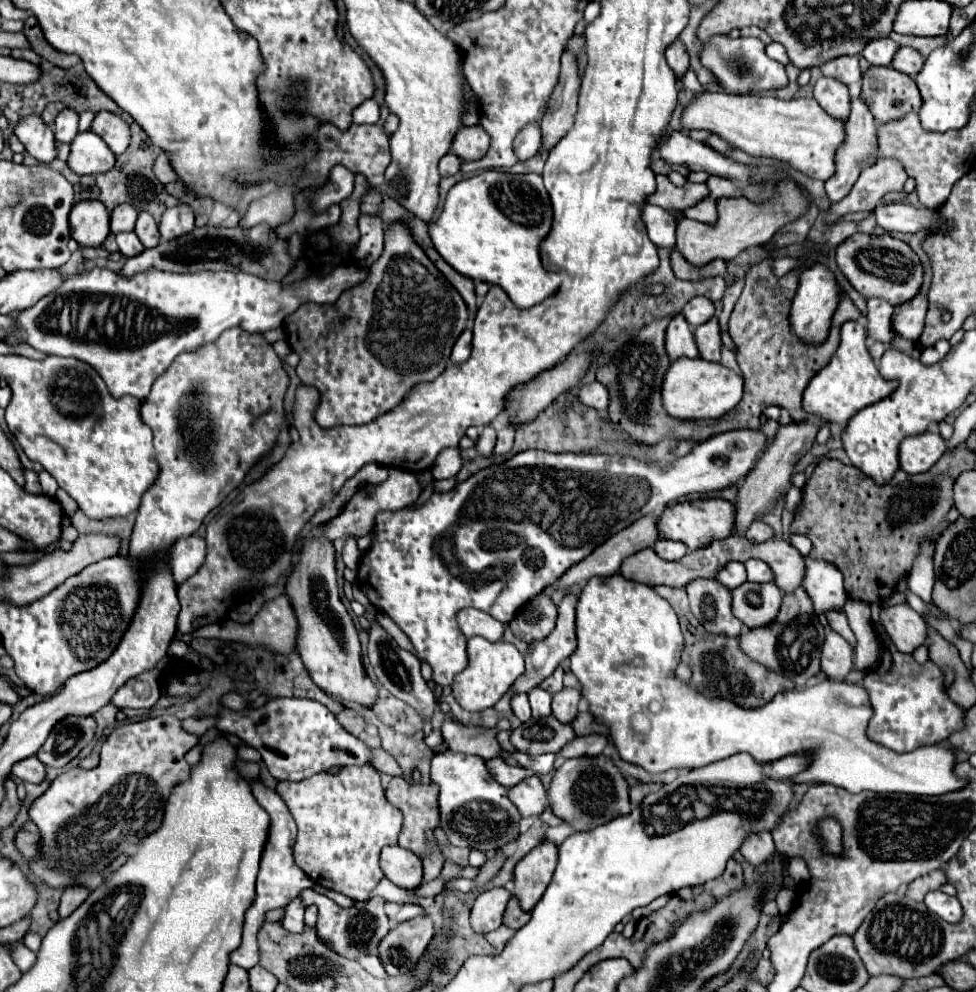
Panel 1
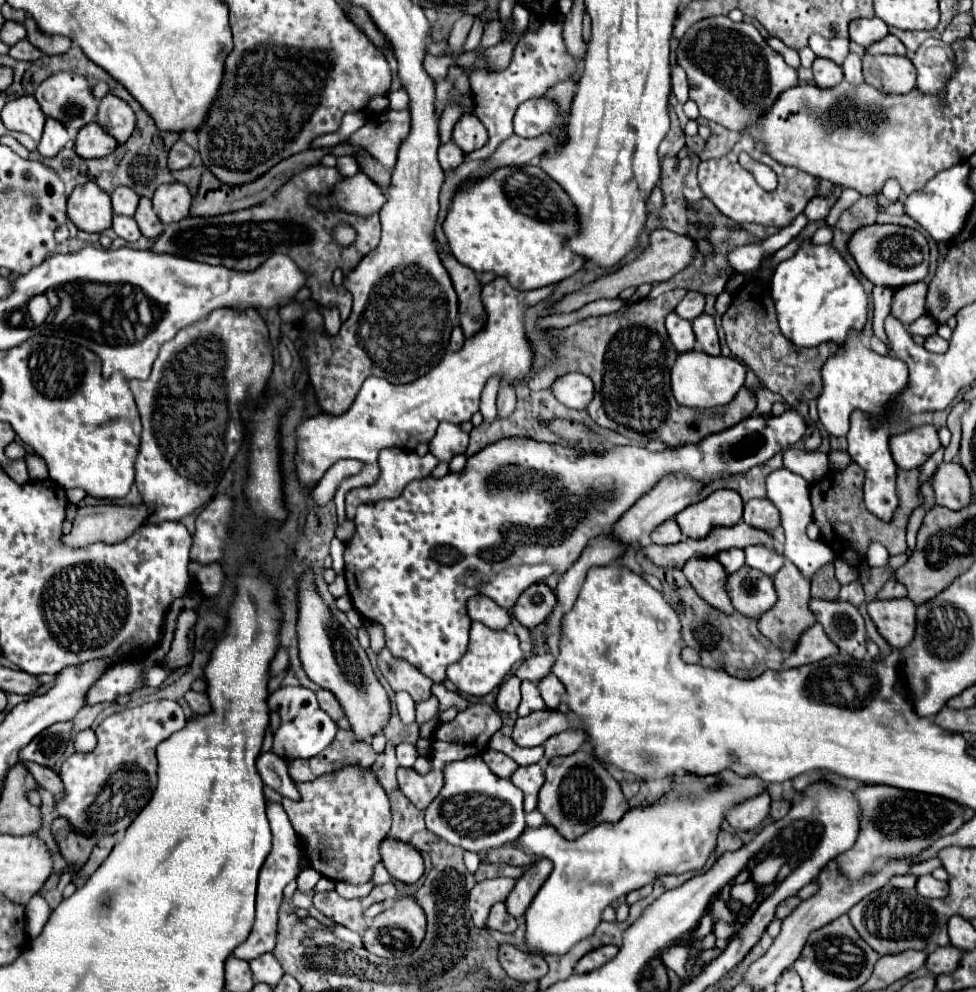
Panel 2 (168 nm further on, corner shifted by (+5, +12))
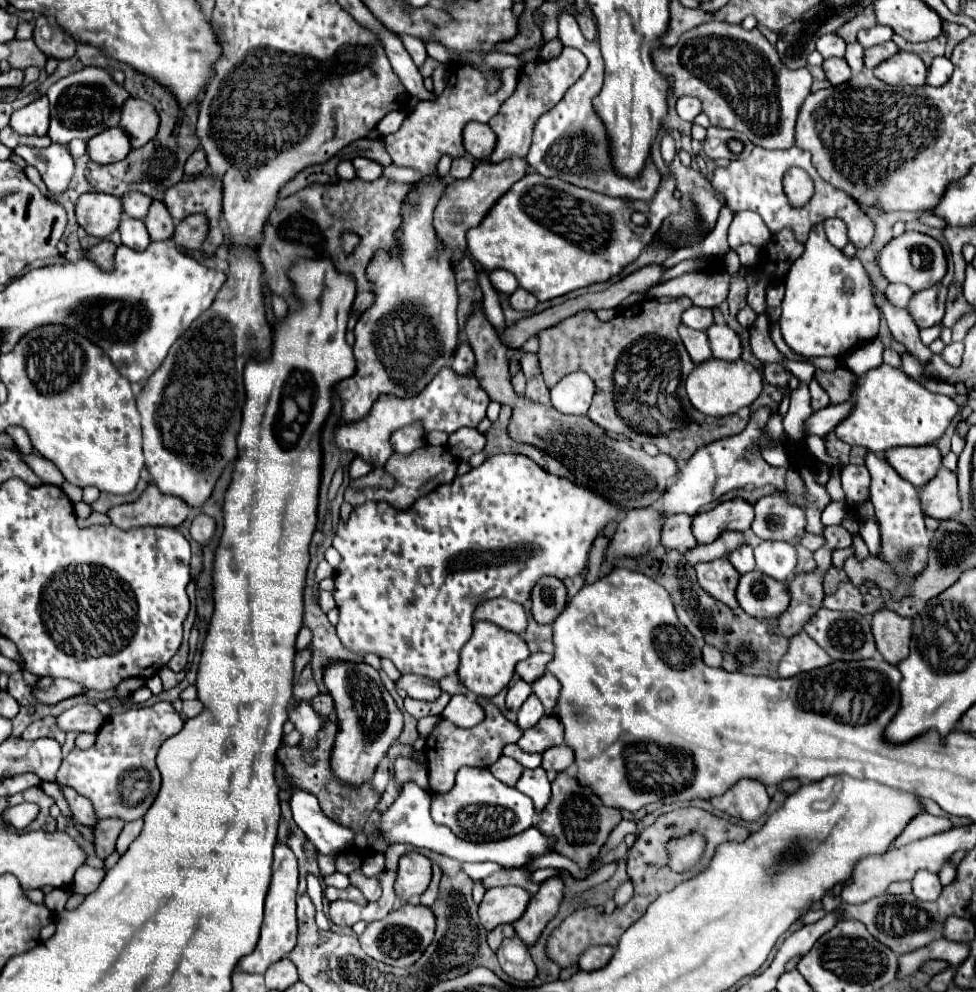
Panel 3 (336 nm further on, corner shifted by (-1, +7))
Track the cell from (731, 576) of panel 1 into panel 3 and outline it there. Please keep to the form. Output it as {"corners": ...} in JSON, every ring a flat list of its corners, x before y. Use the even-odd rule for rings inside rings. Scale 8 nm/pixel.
{"corners":[[740,545,738,549,734,549,732,555,728,555,728,559,730,559,730,563,738,569,740,575,756,569,754,555,752,555,752,547,748,547,748,545]]}

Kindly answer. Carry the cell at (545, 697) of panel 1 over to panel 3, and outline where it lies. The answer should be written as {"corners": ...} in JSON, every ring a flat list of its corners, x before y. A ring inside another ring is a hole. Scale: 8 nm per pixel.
{"corners":[[530,695,524,705,518,711,518,725,522,729,530,729,538,723,538,719,544,715,544,707,540,703,540,699,536,699,536,695]]}

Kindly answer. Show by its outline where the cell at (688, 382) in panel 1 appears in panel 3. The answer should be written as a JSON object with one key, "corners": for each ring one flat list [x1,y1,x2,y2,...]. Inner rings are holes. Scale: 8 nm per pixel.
{"corners":[[708,359,706,363,696,365,692,375,686,379,686,391,692,405,702,411,704,415,724,417,732,415,742,407,750,407,758,395,762,393,762,375,760,371,748,361,718,361]]}

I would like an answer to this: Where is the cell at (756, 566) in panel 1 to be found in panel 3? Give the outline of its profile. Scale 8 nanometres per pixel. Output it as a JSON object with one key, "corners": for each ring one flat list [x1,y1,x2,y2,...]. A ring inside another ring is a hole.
{"corners":[[762,541,754,549,754,557,756,569,776,581,786,581,792,577,798,563,796,547,786,541]]}

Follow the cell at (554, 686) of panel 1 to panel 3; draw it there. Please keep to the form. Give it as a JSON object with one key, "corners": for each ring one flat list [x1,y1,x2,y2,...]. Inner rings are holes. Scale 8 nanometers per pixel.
{"corners":[[534,653,528,659,520,661,516,665,516,673,526,681,534,683,536,677,540,677,546,671,546,665,552,661,552,653]]}

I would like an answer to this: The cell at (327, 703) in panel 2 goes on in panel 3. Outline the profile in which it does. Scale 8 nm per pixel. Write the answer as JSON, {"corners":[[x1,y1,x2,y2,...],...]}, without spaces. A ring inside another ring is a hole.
{"corners":[[316,695,316,697,310,701,310,705,314,707,314,711,316,711,318,715,324,715,324,717,328,717,328,715,332,713,332,709,334,709,334,703,332,703,332,697,330,697,330,695]]}

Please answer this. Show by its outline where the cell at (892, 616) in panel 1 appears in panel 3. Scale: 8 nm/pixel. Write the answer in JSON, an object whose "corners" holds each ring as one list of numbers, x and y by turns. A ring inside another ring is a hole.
{"corners":[[882,609,872,617,872,635,876,649,882,653,884,661,898,665,908,657,912,619,900,617,890,609]]}

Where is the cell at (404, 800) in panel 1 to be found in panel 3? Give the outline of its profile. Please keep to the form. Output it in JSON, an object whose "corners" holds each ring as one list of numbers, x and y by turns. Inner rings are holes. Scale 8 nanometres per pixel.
{"corners":[[478,697,476,701,484,709,484,715,486,715,480,725,470,727,470,729,462,729,462,727,450,723,446,719,440,719,440,723,426,737,428,747,424,747,424,753,426,753,426,759,428,759,432,793,450,791,454,787,454,777,456,777,458,769,464,767,464,765,490,767,502,755,504,745,516,743,520,739,520,735,522,735,522,729,516,723,512,723,508,717,504,717,502,711,494,703,490,703,484,697]]}

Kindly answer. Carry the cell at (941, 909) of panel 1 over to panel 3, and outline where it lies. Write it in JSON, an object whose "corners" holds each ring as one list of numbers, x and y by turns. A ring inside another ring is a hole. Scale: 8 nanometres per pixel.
{"corners":[[918,871,912,879,912,893,920,901,936,901,942,891,940,879,936,873,930,871]]}

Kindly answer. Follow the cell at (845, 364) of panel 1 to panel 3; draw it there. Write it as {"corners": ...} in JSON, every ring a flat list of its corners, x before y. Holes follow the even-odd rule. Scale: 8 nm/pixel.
{"corners":[[886,363,870,369,858,381,854,387,854,399,854,411,834,429,834,433,844,443,862,445,876,455,902,445,934,445,958,413,958,405,950,397,930,393,920,383,912,381,902,369,890,367]]}

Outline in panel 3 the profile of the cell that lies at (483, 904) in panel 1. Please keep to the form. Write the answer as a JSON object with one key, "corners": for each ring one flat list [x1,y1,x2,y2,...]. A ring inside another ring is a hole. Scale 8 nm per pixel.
{"corners":[[494,887,492,891,486,891,478,907,480,923,486,931,504,923,514,923,524,915,528,901,530,893,522,887]]}

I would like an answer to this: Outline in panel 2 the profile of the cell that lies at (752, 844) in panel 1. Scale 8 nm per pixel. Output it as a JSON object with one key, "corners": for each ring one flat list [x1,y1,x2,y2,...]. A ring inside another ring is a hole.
{"corners":[[764,792,756,798,750,798,748,802,736,806,728,814,728,822,734,830,740,830,740,832,754,830,766,820,768,808,770,808,770,796,768,796,768,792]]}

